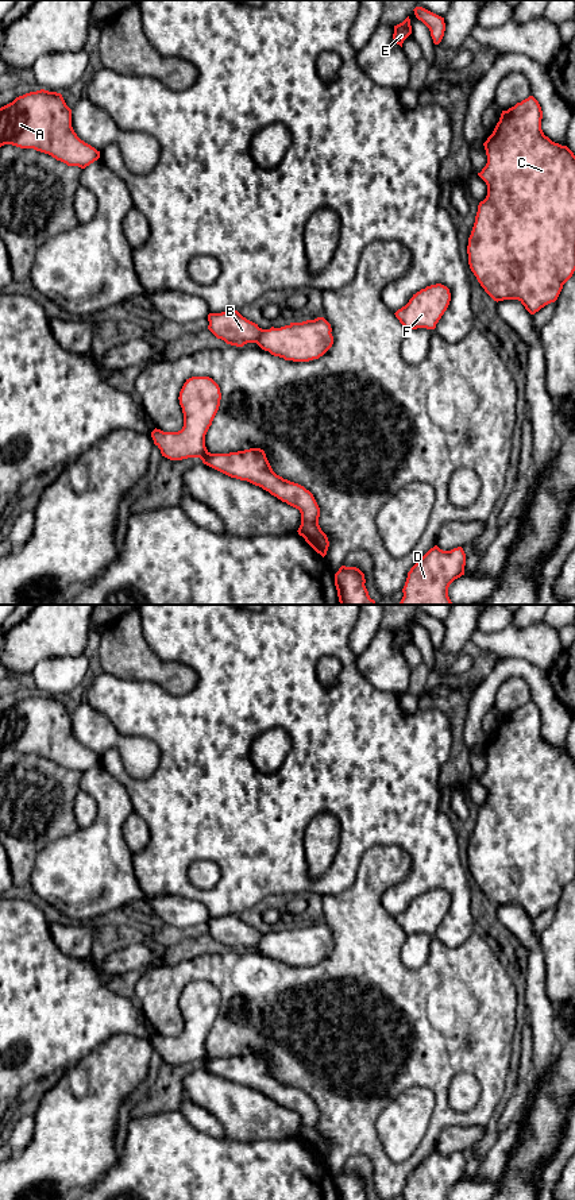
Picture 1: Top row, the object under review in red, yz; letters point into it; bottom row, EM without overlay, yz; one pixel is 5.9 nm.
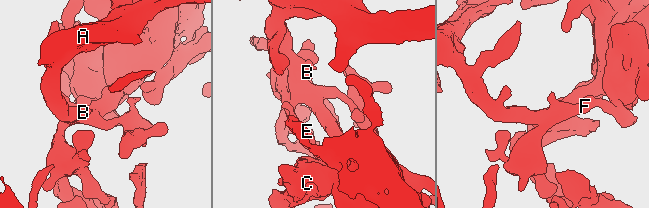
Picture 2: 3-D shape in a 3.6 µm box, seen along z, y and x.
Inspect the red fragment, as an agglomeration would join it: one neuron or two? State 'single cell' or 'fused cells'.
single cell

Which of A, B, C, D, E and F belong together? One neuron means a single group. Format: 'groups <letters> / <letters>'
groups A B C D E F

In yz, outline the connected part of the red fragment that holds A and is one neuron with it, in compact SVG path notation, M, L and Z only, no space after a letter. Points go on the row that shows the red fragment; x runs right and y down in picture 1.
M45 89L19 96L0 108L0 147L4 144L34 148L81 169L100 158L100 151L74 132L72 109L62 94Z

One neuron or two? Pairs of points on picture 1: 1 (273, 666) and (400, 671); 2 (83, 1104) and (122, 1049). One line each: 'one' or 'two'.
1: two
2: one

